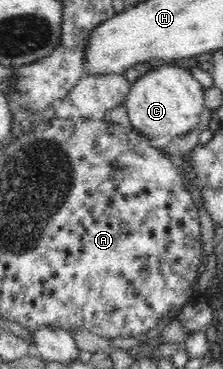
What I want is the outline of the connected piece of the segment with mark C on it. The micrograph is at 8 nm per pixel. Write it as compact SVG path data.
M173 63L153 68L131 83L123 106L134 129L148 138L168 138L170 145L173 137L188 134L200 122L200 114L205 109L204 89L188 67Z

